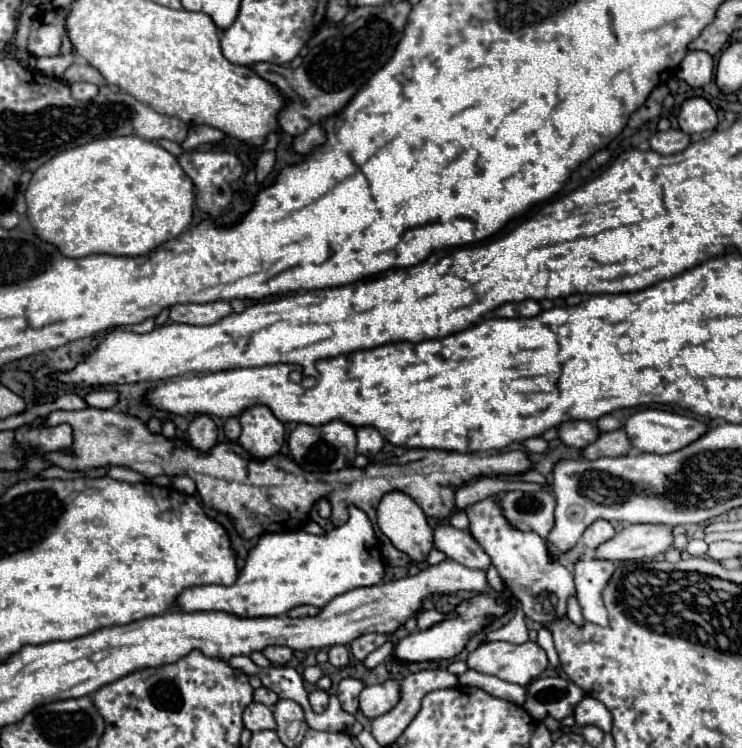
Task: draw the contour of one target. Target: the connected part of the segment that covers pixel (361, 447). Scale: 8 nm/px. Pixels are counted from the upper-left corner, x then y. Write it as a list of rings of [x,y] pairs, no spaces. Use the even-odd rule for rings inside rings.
[[[361,426],[357,428],[357,452],[373,458],[383,448],[383,438],[373,426]]]

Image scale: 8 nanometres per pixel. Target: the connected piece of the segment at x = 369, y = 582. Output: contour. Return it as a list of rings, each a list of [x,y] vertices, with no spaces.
[[[351,506],[349,520],[327,532],[325,536],[315,536],[305,530],[297,532],[275,532],[275,534],[263,534],[259,542],[249,550],[245,568],[239,570],[237,582],[231,586],[193,586],[179,594],[175,606],[181,612],[227,612],[239,618],[263,618],[263,616],[283,616],[291,608],[301,604],[311,604],[317,608],[323,608],[327,602],[331,602],[335,596],[345,594],[359,586],[373,586],[381,582],[383,576],[383,558],[377,544],[377,538],[373,534],[373,526],[359,508]]]

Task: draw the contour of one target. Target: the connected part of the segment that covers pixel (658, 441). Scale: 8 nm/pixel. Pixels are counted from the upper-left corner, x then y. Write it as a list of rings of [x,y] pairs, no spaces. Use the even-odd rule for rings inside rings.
[[[639,410],[635,412],[627,422],[625,422],[625,432],[631,440],[631,446],[637,448],[639,452],[655,452],[655,454],[669,454],[677,452],[691,442],[699,440],[707,432],[707,424],[689,416],[681,416],[675,412],[665,412],[665,410]]]

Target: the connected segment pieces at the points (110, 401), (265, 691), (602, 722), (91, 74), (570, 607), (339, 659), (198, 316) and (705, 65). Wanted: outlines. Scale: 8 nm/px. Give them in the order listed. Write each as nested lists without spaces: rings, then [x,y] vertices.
[[[93,390],[85,396],[91,408],[113,408],[119,402],[119,392],[115,390]]]
[[[261,686],[261,688],[257,688],[255,690],[255,702],[261,702],[261,704],[265,704],[265,706],[273,706],[279,698],[277,698],[277,694],[273,692],[273,690],[269,690],[269,688],[265,688],[265,686]]]
[[[585,696],[577,706],[575,706],[575,724],[579,728],[583,726],[599,726],[603,732],[611,732],[611,726],[613,726],[613,720],[611,720],[611,712],[595,698],[589,698]]]
[[[75,62],[75,64],[71,64],[69,68],[67,68],[67,72],[65,72],[65,82],[67,84],[75,84],[75,82],[91,82],[91,84],[95,84],[95,86],[105,86],[105,78],[93,68],[93,66],[89,66],[89,64],[85,64],[85,62]]]
[[[569,596],[569,602],[567,602],[567,616],[569,616],[577,626],[581,626],[581,624],[583,624],[581,606],[579,606],[579,602],[575,600],[575,596]]]
[[[331,646],[329,648],[329,662],[333,666],[345,666],[349,662],[349,650],[347,646]]]
[[[209,302],[209,304],[175,304],[171,306],[171,322],[185,324],[211,324],[219,318],[231,314],[229,302]]]
[[[697,50],[697,52],[687,52],[687,56],[679,64],[677,76],[685,80],[689,86],[699,88],[705,86],[713,78],[713,56]]]

